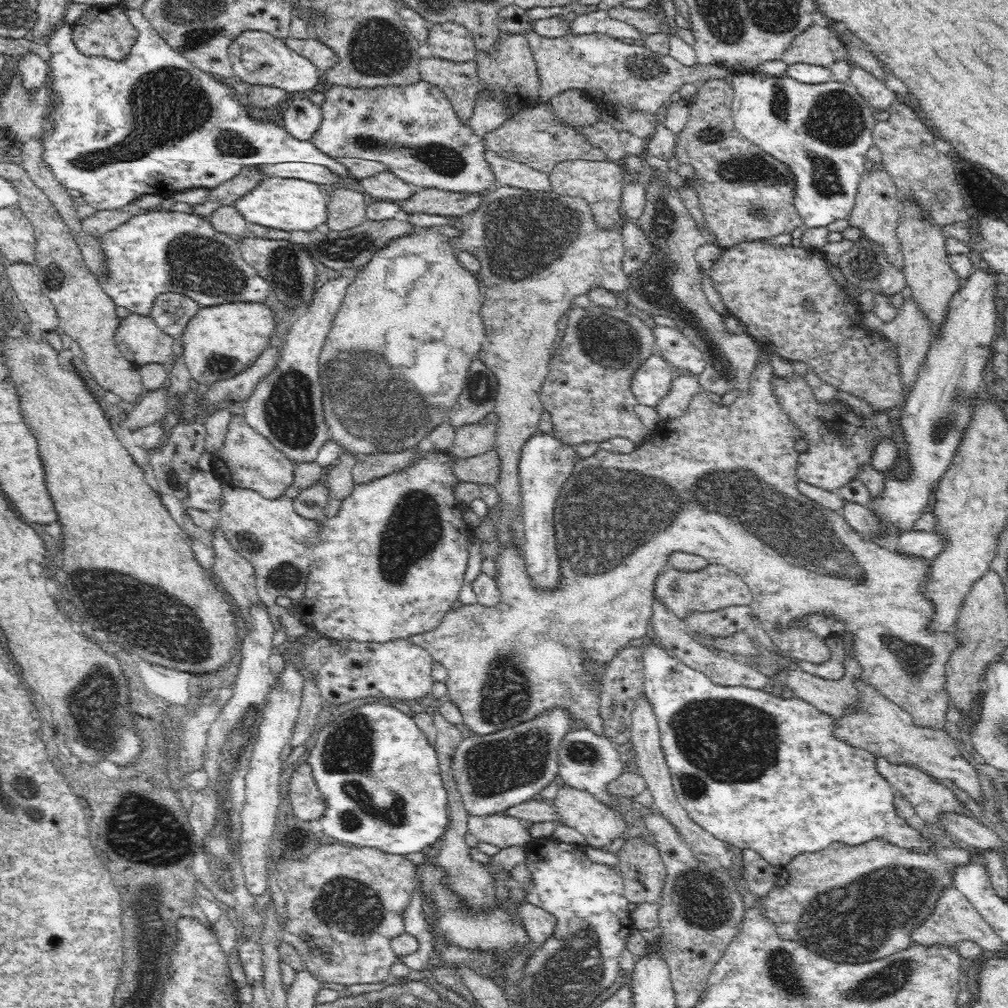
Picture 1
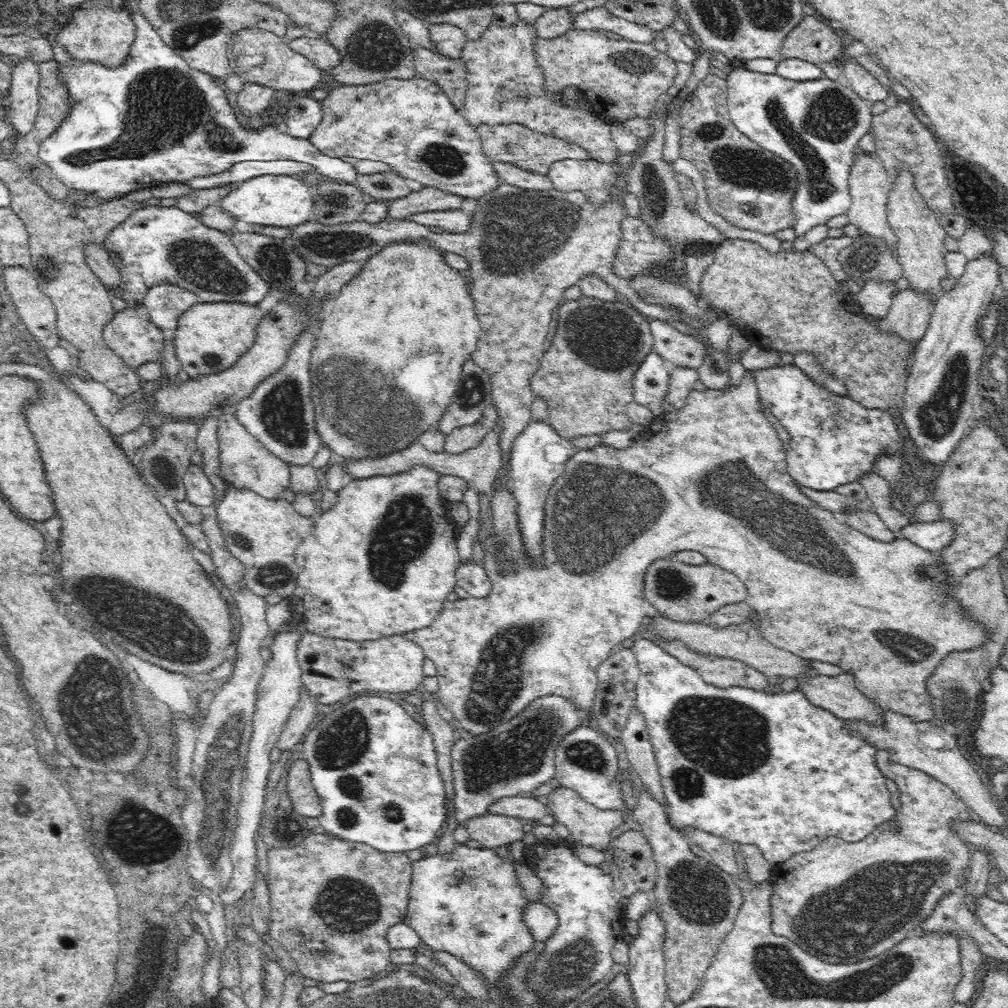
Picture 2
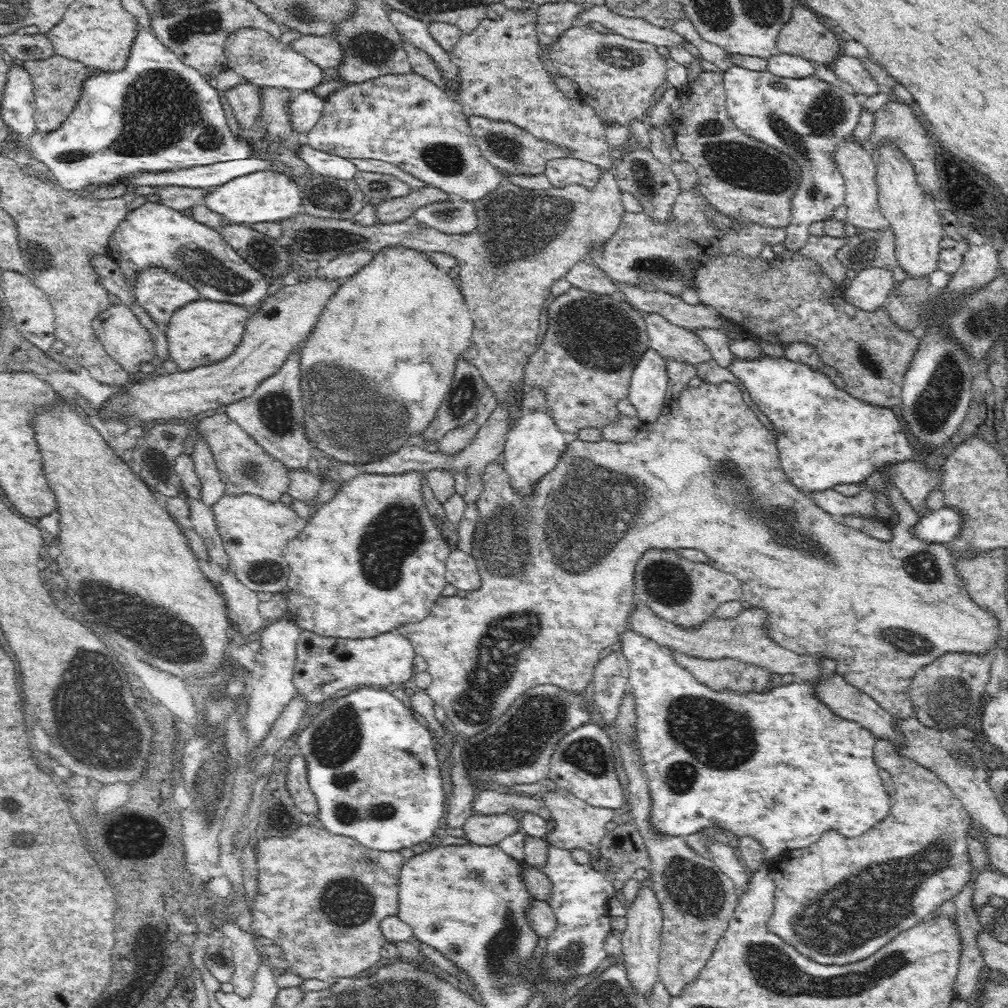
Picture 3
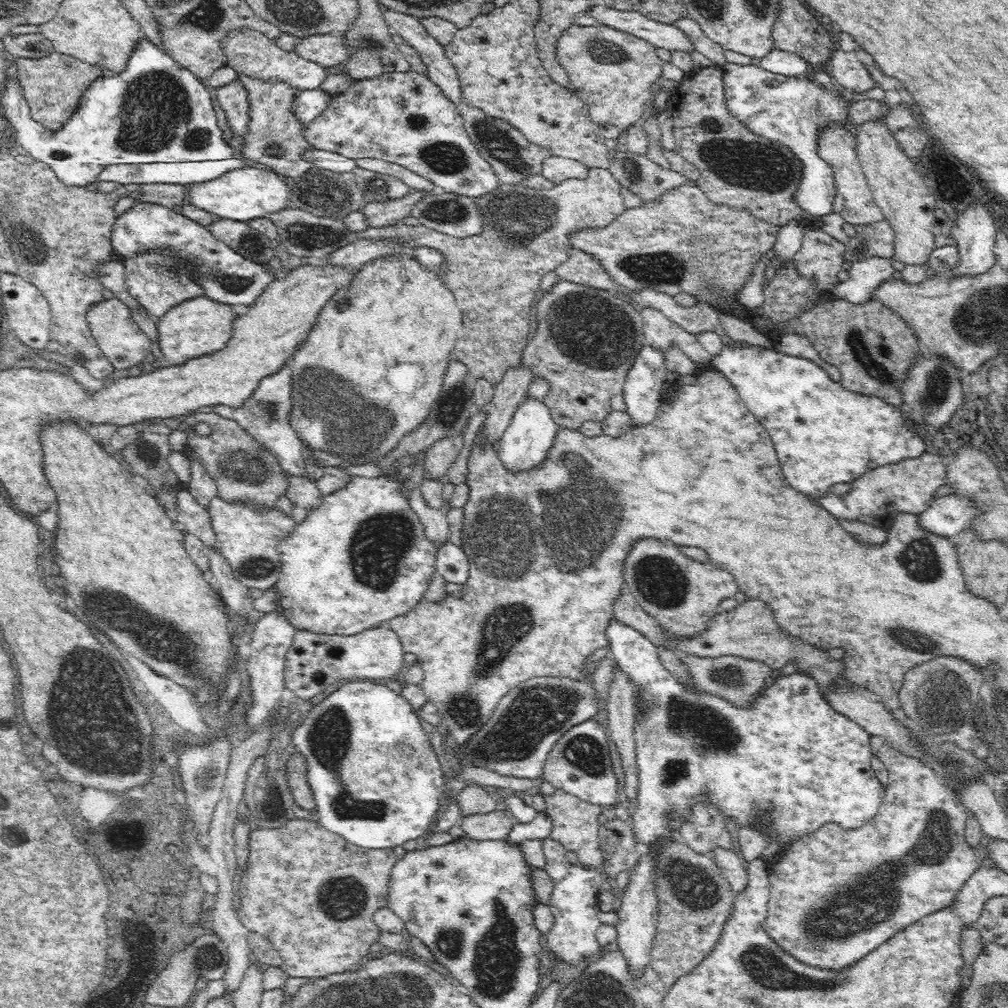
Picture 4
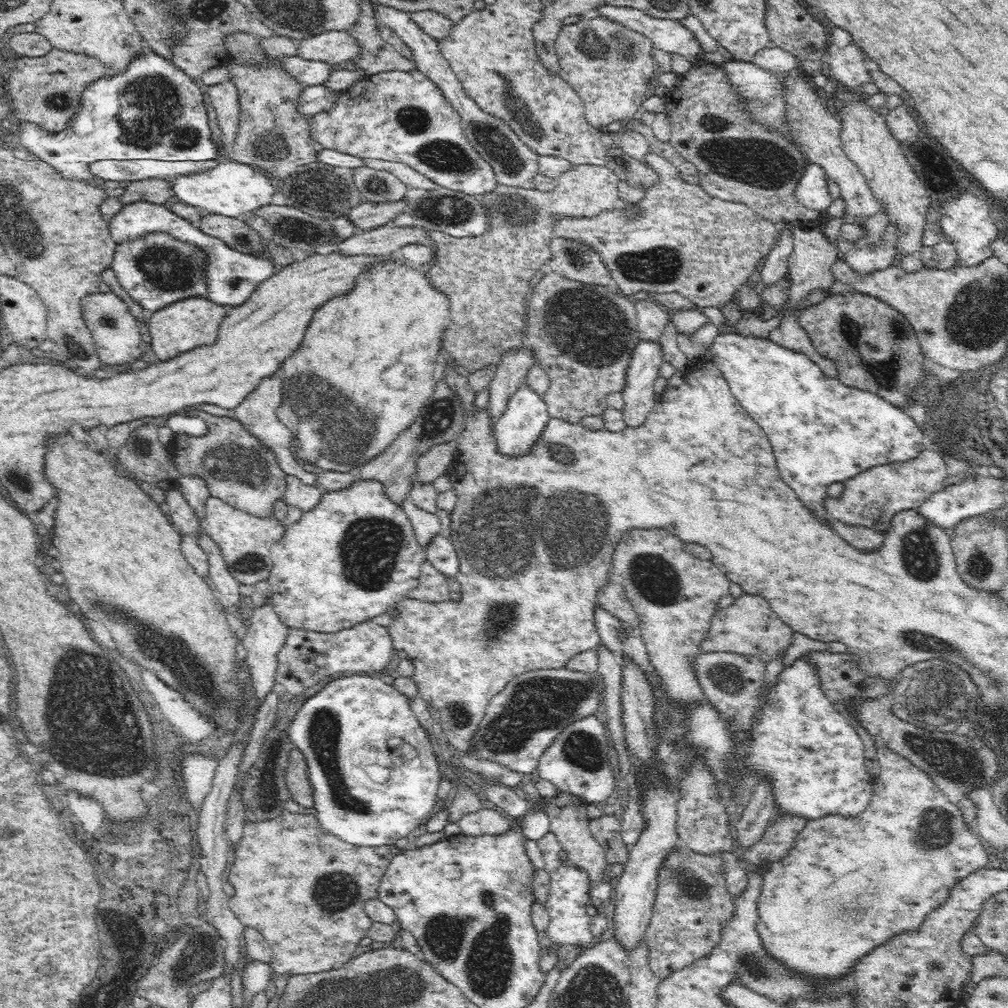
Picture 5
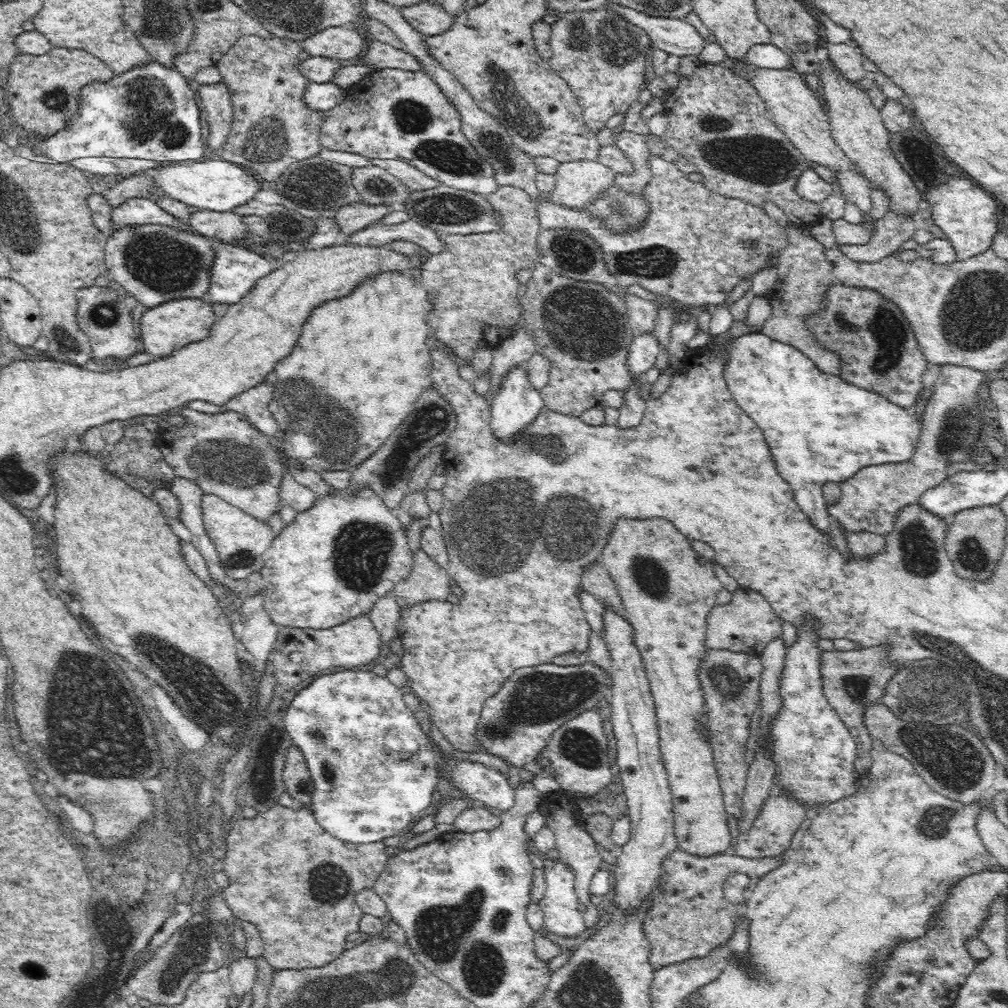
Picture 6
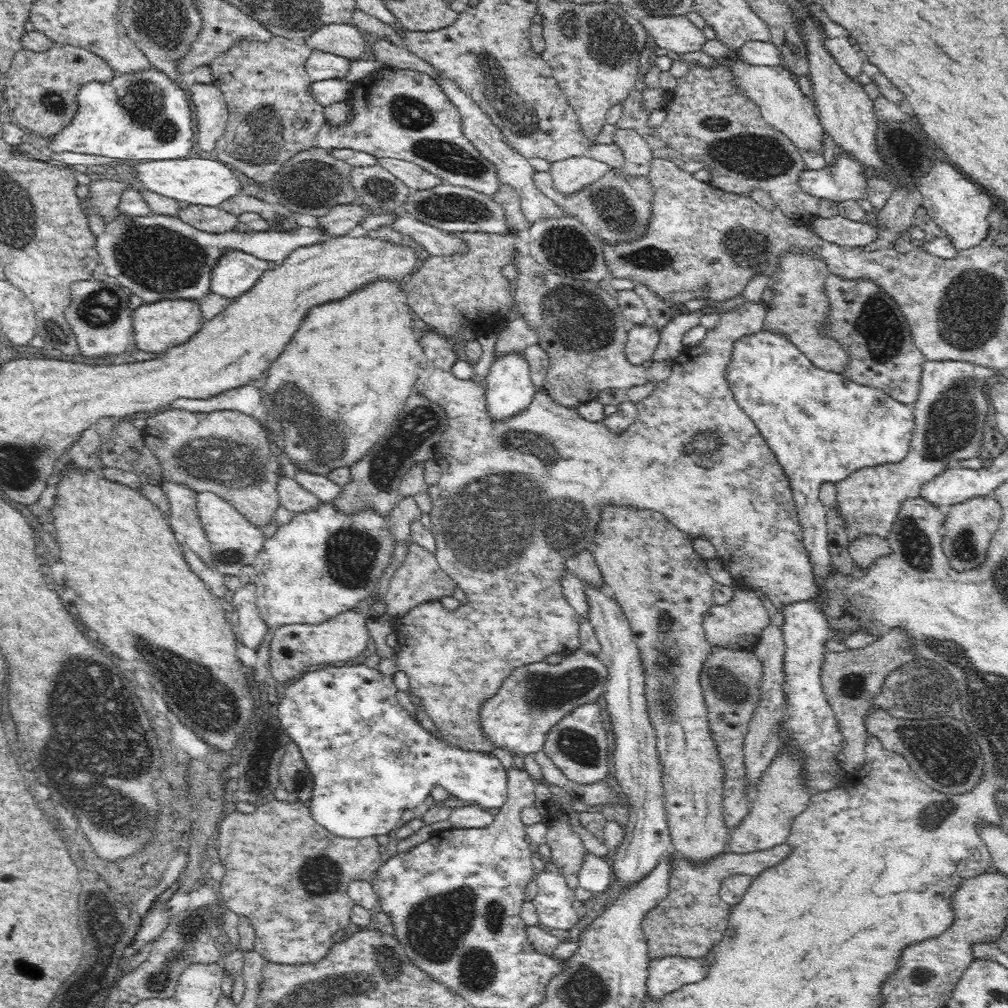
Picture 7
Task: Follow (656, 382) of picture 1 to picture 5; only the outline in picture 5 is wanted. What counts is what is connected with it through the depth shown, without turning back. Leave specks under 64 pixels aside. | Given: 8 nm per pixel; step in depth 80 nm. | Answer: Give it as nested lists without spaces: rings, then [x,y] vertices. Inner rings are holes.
[[[640,341],[633,350],[626,384],[621,390],[628,427],[644,424],[654,410],[660,398],[654,382],[660,377],[660,366],[664,363],[661,345],[656,342]]]

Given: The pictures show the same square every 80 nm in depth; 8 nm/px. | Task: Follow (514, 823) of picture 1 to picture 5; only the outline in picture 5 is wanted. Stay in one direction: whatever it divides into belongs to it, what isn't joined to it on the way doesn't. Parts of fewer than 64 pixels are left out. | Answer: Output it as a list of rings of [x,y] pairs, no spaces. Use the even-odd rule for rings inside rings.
[[[482,809],[478,812],[465,814],[457,820],[464,835],[500,835],[510,828],[511,818],[506,818],[494,809]]]

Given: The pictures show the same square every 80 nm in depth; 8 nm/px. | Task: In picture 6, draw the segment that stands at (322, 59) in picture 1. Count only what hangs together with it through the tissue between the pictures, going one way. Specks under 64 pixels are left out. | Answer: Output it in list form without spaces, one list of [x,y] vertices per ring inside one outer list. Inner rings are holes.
[[[358,26],[328,27],[300,42],[310,58],[347,61],[365,50],[365,33]]]

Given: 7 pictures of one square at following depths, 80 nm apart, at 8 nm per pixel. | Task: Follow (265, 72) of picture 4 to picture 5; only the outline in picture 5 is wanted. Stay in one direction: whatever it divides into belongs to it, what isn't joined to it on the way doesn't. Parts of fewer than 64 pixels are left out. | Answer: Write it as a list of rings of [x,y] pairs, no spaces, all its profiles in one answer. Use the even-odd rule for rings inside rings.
[[[241,30],[226,37],[225,45],[230,59],[242,60],[244,64],[265,63],[265,51],[261,48],[262,37]],[[287,57],[282,66],[291,78],[305,87],[320,86],[326,82],[332,73],[332,66],[326,62],[314,62],[296,57]]]

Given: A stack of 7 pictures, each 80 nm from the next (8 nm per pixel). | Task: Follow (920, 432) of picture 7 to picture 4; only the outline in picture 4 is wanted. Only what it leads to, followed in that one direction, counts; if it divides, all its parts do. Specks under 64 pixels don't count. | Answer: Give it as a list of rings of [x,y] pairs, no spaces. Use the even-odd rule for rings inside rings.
[[[924,452],[919,457],[869,471],[852,483],[852,489],[847,494],[838,497],[827,491],[822,498],[817,499],[817,502],[836,519],[860,520],[869,525],[881,526],[884,523],[880,521],[880,512],[884,512],[882,514],[884,520],[890,514],[899,512],[920,514],[928,510],[934,499],[934,492],[947,484],[945,465],[942,464],[942,458]]]

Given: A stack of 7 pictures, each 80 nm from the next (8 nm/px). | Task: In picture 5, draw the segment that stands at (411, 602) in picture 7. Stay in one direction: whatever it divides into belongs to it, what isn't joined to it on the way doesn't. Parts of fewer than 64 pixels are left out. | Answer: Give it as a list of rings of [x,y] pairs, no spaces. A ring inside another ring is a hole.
[[[424,562],[421,564],[417,587],[409,591],[409,594],[412,599],[435,603],[450,600],[450,592],[448,578],[436,570],[430,562]]]

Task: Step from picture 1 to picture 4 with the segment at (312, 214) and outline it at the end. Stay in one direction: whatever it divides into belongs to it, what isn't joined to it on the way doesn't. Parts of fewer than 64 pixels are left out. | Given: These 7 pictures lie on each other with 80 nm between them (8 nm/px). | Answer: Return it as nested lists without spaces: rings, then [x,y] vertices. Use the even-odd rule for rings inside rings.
[[[242,167],[201,183],[188,186],[188,202],[206,210],[220,219],[248,222],[290,210],[288,197],[292,190],[292,181],[280,174],[264,170],[261,167]]]

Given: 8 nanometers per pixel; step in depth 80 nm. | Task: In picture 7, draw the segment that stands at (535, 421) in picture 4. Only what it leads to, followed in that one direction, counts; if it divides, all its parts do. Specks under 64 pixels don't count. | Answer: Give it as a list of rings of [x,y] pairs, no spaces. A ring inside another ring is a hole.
[[[510,353],[498,358],[486,378],[486,401],[491,420],[516,418],[532,406],[538,387],[531,381],[525,358]]]

